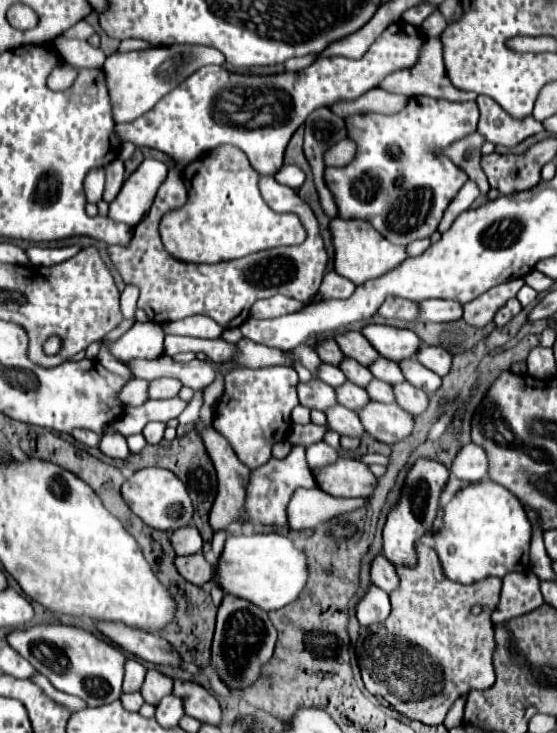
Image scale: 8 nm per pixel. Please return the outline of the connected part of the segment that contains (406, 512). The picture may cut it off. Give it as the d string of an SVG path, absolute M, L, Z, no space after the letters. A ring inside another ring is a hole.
M419 458L407 472L401 498L387 514L387 522L383 526L383 554L393 564L415 566L415 542L433 530L433 522L439 512L439 496L449 478L449 470L431 458Z

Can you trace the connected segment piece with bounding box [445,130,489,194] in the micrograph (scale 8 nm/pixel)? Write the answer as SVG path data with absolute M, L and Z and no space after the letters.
M471 132L467 134L463 140L457 140L457 144L451 144L445 154L449 156L449 160L457 166L463 166L463 170L467 172L467 176L479 186L481 194L489 192L489 182L485 172L481 170L481 146L485 144L483 136L479 136L479 132Z

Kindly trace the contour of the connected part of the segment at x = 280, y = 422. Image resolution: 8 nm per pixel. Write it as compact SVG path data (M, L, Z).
M269 366L259 370L231 372L225 376L225 392L215 410L215 428L229 440L237 458L251 470L263 466L271 458L271 448L289 432L291 410L297 400L297 372L289 366Z

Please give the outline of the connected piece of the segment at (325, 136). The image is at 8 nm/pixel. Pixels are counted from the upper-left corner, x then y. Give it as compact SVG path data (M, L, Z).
M325 108L323 112L315 112L315 116L309 116L305 120L305 146L303 146L303 150L305 150L305 158L311 166L311 172L313 172L313 182L315 182L317 194L319 194L321 208L329 218L337 216L337 208L335 208L335 200L323 180L323 170L325 170L323 152L345 138L347 138L345 120L335 116L329 108Z

